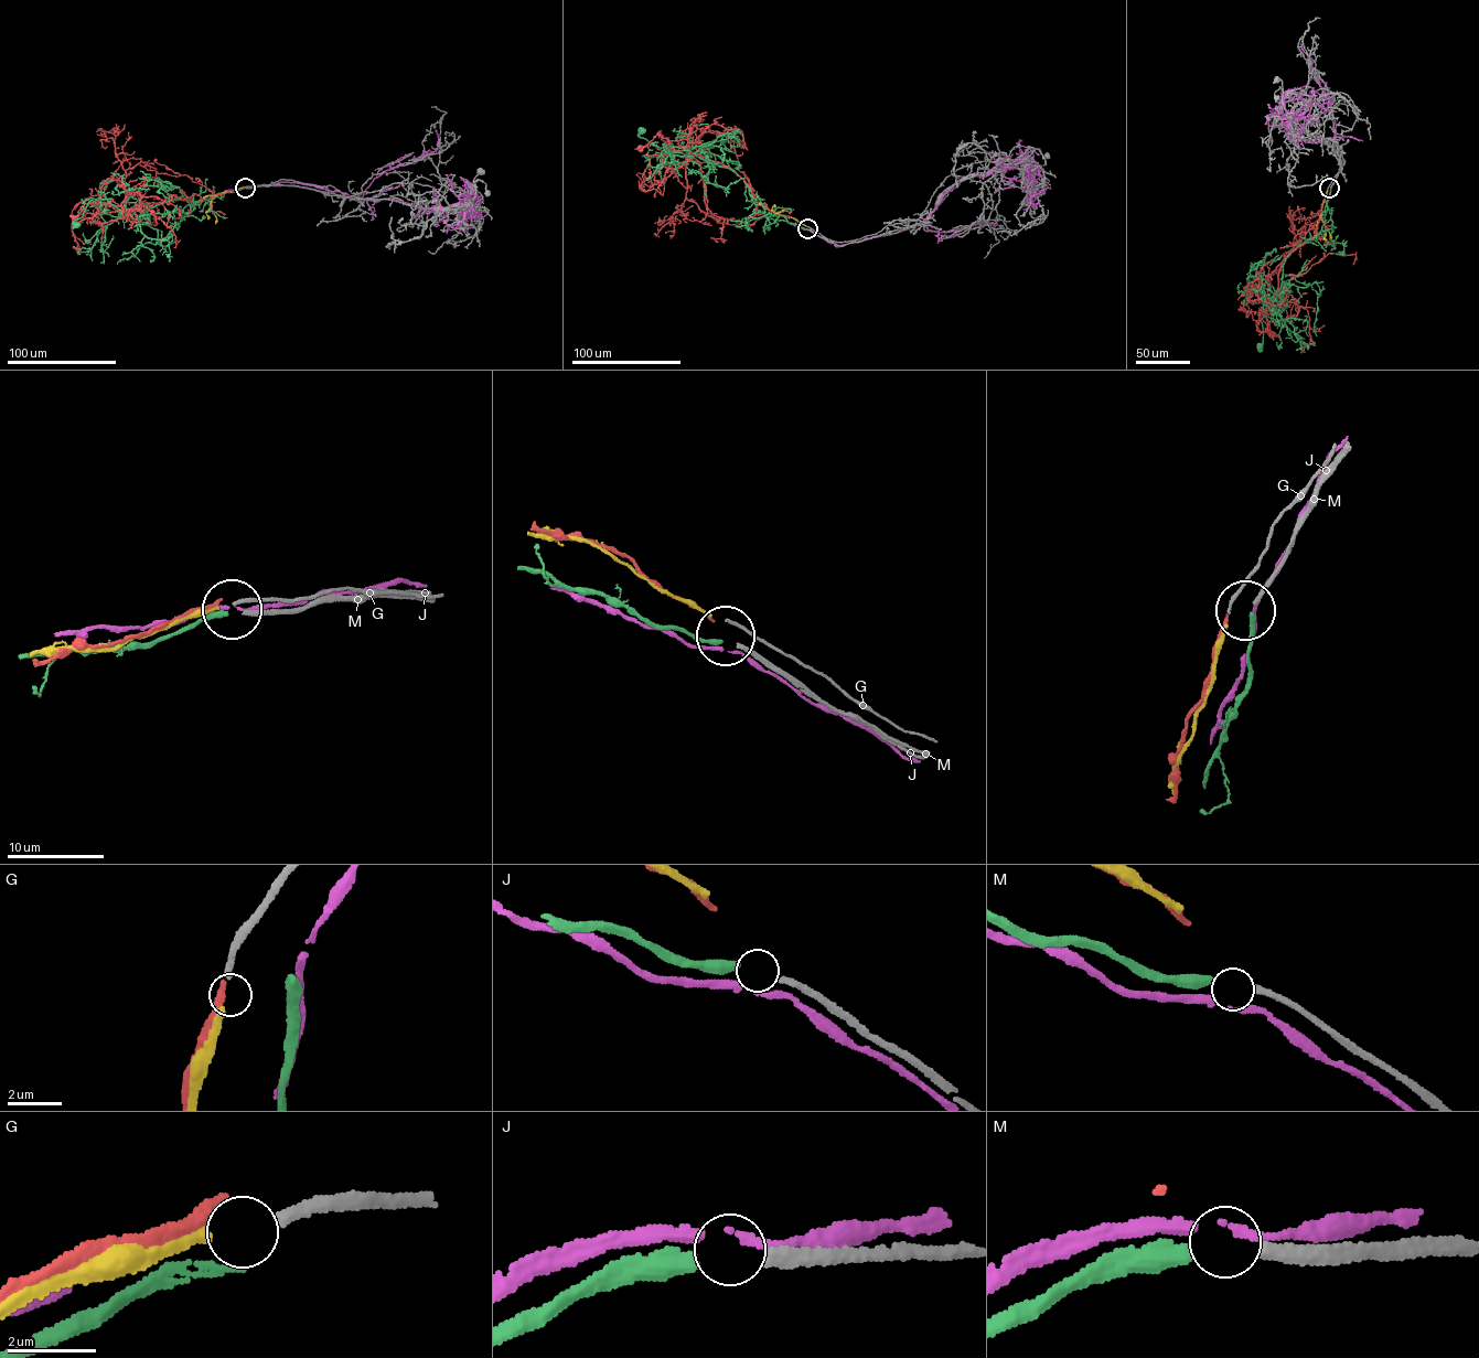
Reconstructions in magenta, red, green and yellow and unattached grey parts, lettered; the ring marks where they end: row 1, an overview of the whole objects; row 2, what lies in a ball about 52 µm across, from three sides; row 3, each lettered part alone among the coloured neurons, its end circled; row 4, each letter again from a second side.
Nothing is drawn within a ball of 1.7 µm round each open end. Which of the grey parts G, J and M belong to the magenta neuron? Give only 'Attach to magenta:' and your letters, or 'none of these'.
Attach to magenta: none of these

